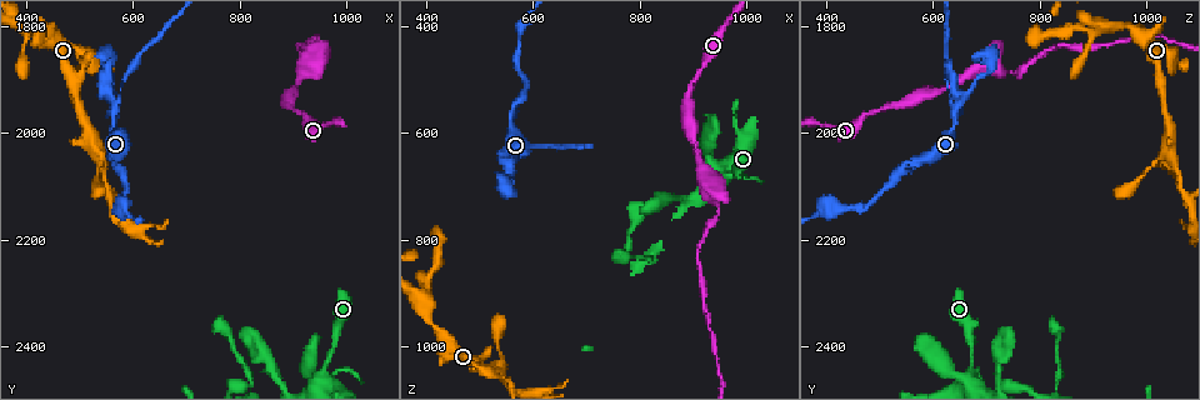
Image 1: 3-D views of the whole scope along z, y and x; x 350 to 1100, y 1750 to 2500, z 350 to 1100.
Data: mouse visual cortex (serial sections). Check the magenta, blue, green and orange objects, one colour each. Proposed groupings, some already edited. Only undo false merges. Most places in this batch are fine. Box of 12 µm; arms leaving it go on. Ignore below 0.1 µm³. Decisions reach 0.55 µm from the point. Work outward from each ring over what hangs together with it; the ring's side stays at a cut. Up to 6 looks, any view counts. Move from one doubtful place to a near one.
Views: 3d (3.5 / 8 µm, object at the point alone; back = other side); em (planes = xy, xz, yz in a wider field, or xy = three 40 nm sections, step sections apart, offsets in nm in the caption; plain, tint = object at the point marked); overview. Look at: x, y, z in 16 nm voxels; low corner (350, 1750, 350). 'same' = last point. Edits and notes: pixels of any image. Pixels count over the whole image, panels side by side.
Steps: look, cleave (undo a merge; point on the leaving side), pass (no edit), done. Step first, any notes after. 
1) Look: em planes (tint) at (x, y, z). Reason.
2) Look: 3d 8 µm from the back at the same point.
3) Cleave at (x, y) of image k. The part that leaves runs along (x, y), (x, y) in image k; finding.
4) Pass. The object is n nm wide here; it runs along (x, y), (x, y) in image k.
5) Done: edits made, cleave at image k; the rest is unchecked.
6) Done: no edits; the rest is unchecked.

Look: 3d 3.5 µm from the back at (570, 1950, 645). Three-way junction.

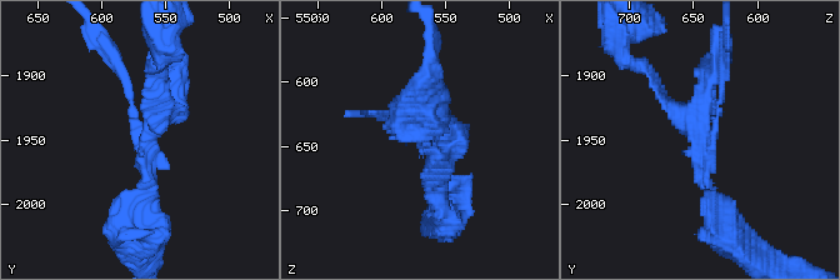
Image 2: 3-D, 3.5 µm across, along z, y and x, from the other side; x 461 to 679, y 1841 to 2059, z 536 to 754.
Look: em xy step 5 (tint) at (564, 1952, 638).

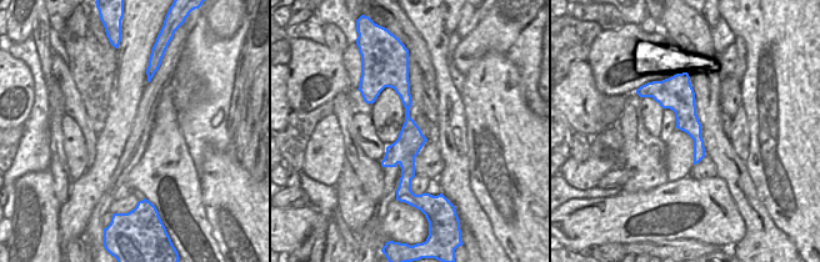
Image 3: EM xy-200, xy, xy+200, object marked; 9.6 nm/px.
Pass. One cell here.

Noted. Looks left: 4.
Look: 3d 8 µm at (540, 2040, 1040). Small branch off a trunk.

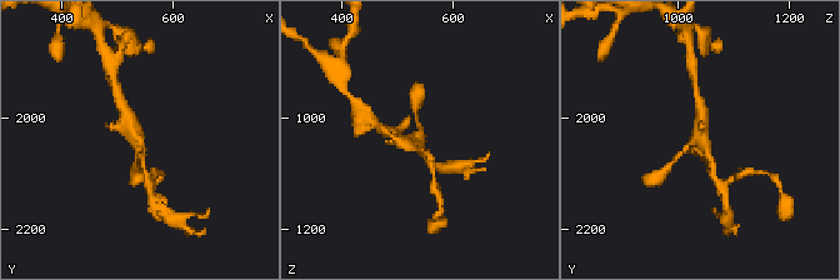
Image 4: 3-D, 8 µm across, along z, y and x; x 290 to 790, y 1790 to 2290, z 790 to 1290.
Look: em planes (tint) at (535, 2040, 1045).

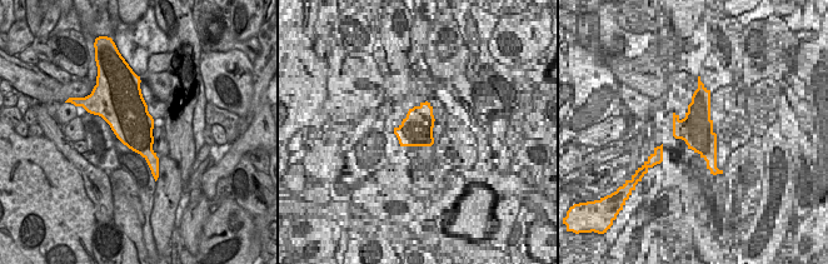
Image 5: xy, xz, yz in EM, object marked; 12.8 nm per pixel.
Pass. Continuous, no second cell.

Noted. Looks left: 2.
Look: 3d 3.5 µm at (935, 1880, 695).

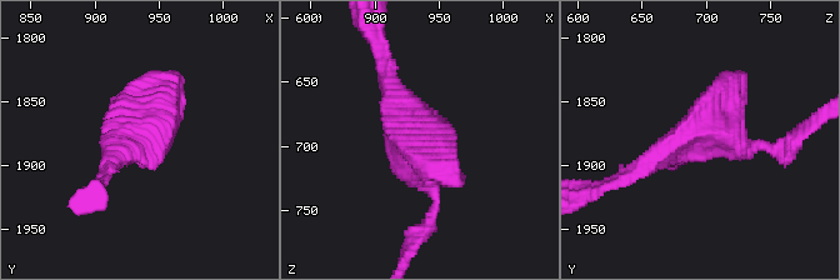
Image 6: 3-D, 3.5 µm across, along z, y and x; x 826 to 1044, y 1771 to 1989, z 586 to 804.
Look: em xy step 3 (tint) at (936, 1876, 692). Need the tissue.

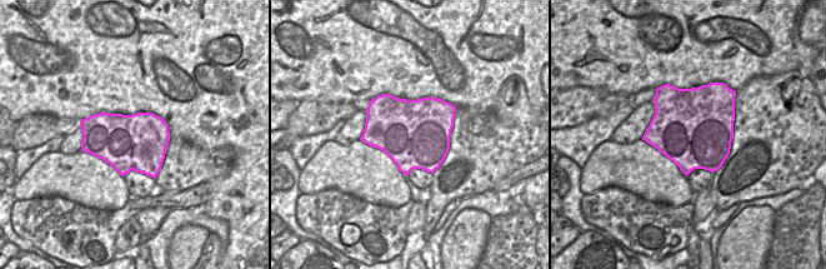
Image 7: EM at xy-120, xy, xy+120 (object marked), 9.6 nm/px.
Pass. The object is 650 nm wide here; it runs along (390, 93), (421, 125), (429, 224) in image 6; continuous, no second cell.

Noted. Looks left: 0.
Done: no edits; the rest is unchecked.

